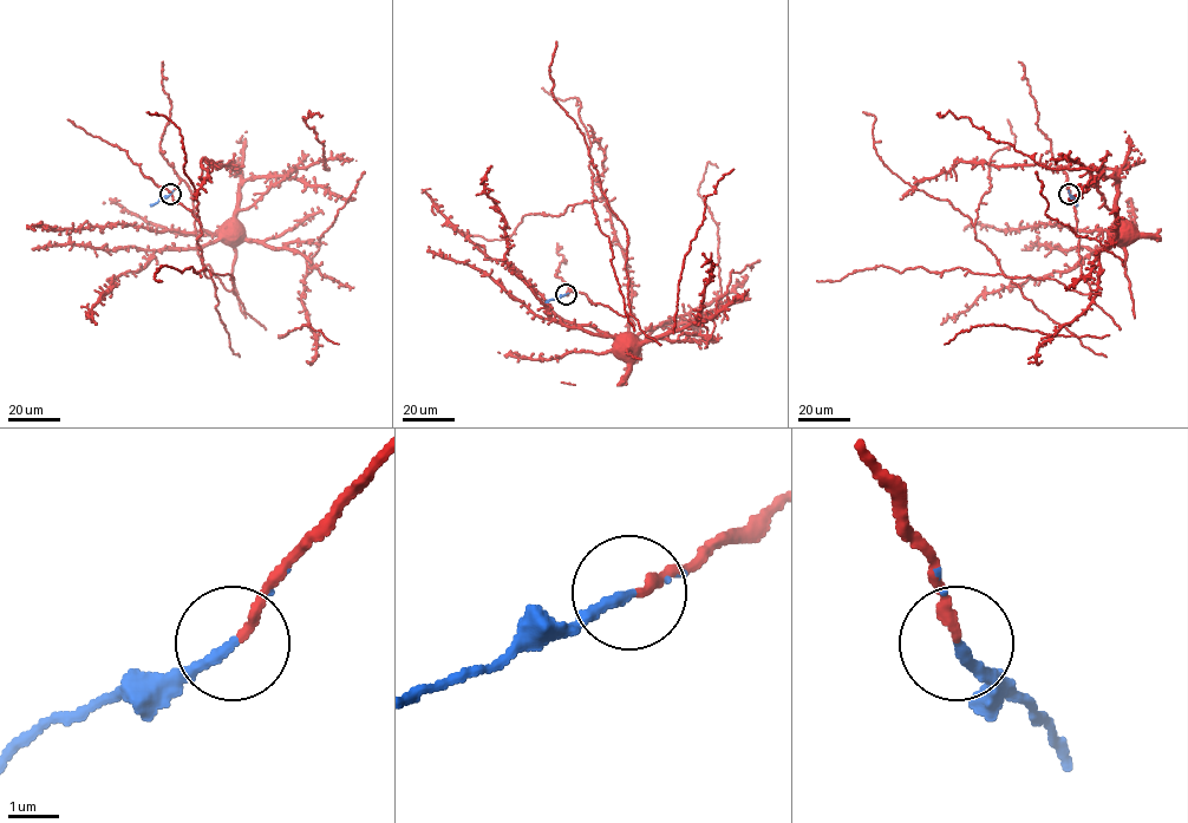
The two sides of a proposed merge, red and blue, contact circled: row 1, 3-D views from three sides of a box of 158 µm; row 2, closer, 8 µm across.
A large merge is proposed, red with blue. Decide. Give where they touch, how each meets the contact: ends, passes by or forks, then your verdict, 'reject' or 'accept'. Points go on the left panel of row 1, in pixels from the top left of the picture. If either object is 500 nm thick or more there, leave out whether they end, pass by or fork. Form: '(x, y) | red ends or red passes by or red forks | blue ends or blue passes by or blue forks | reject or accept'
(170, 194) | red ends | blue ends | accept

